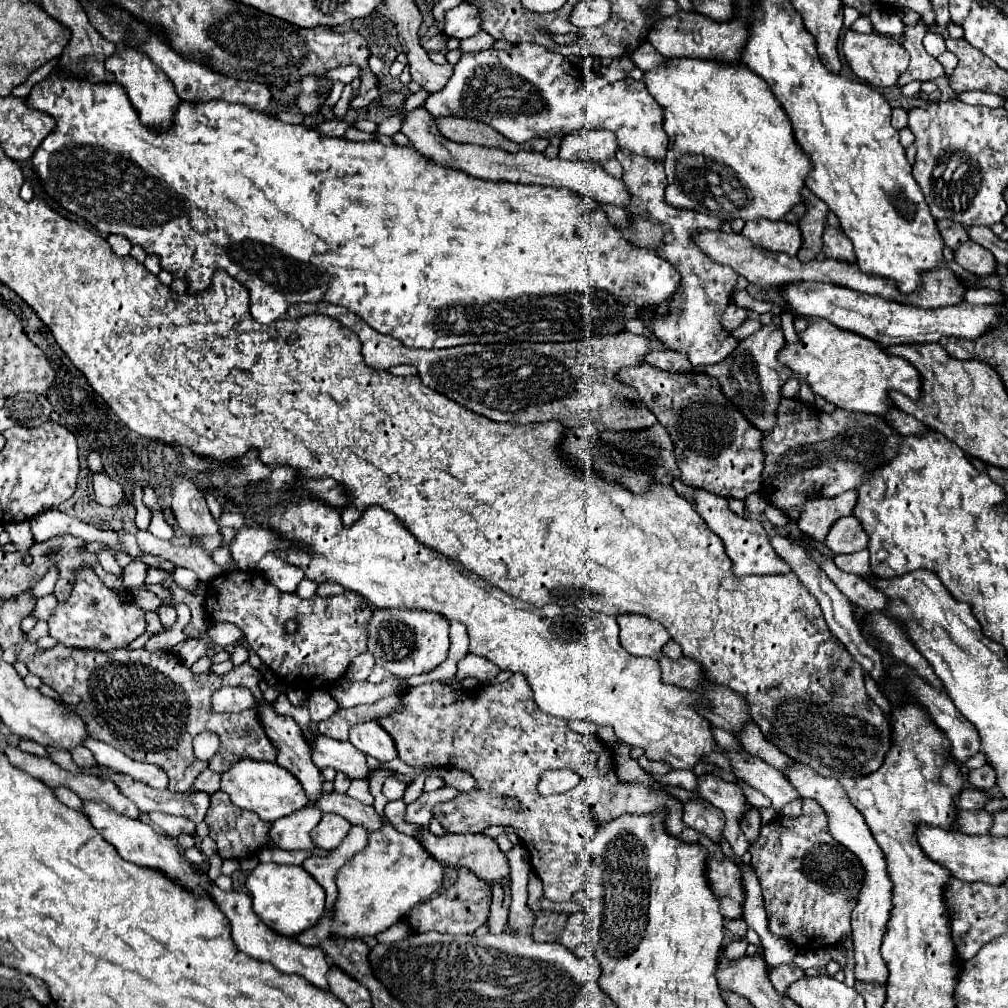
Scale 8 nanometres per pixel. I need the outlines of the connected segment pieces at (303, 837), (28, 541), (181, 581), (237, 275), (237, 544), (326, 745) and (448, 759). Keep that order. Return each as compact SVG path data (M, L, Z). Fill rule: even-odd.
M308 805L302 811L296 811L286 819L278 819L278 823L272 823L272 829L270 829L272 843L278 849L312 851L316 847L314 847L314 841L310 839L310 833L318 823L320 823L320 809L316 809L314 805Z
M29 522L22 523L6 523L4 529L10 535L12 542L16 545L16 551L20 551L24 555L24 559L28 561L30 555L30 547L34 545L34 537L32 537L32 531L30 531Z
M176 567L174 569L174 581L180 589L184 589L188 593L196 593L196 589L200 585L200 579L194 575L194 571L190 571L186 567Z
M46 77L36 83L28 95L28 105L42 109L56 119L56 129L42 141L32 157L46 193L56 199L64 209L90 221L102 235L120 233L126 235L132 245L142 245L146 253L160 255L162 269L174 273L174 277L188 279L188 291L200 293L210 285L212 273L224 269L230 277L240 281L250 291L250 315L258 323L272 323L280 319L286 309L300 301L328 301L342 305L360 315L372 329L384 335L392 335L406 347L446 349L466 343L566 343L588 339L594 335L616 335L624 331L624 323L630 319L644 319L644 315L662 317L670 311L674 295L682 287L682 275L672 263L660 259L658 253L642 247L634 247L622 239L622 233L610 223L608 215L592 199L582 199L566 189L518 185L508 181L484 181L470 177L464 171L436 165L412 147L382 145L380 141L348 141L338 137L318 137L314 129L302 125L282 123L274 117L258 113L246 105L234 105L226 101L212 101L192 105L182 101L174 125L164 131L150 131L138 121L138 113L128 101L126 91L118 83L78 83L68 77Z
M254 525L254 527L242 527L234 541L228 545L234 559L238 561L240 569L254 569L256 563L274 549L288 547L274 531Z
M318 735L314 741L312 759L320 769L332 767L336 771L350 775L352 779L368 781L370 775L374 773L374 769L368 767L366 755L362 751L358 751L348 741L336 741L324 735Z
M514 673L504 683L496 683L492 687L484 687L482 691L460 693L460 695L454 693L448 685L444 685L440 681L424 683L418 687L410 687L402 695L402 701L404 701L402 715L392 715L392 717L386 717L380 721L380 725L392 735L396 749L398 749L398 757L412 767L428 767L428 765L446 767L446 765L450 765L456 769L464 769L478 783L476 791L460 793L456 799L452 799L448 803L438 803L434 807L434 817L450 833L480 833L490 825L516 827L520 841L524 843L524 847L530 853L530 863L532 863L536 875L544 883L544 895L548 899L570 901L572 893L576 893L584 887L586 865L588 865L588 861L584 861L584 845L592 839L598 825L612 821L622 813L642 815L642 813L656 813L666 807L668 809L666 829L670 831L670 835L674 835L682 841L690 841L690 843L700 841L710 851L708 879L710 879L716 895L722 899L724 919L734 921L734 919L742 917L746 893L744 893L744 885L742 885L740 867L736 863L732 863L730 859L726 859L726 855L722 853L718 843L712 843L708 837L692 831L690 827L686 827L686 823L682 823L682 817L680 817L682 803L678 799L668 797L664 793L652 793L648 789L648 783L620 783L616 779L616 771L614 771L614 762L611 757L613 751L608 746L600 743L600 739L596 739L596 737L588 737L588 735L572 731L564 719L558 719L558 717L538 711L524 675ZM546 769L576 771L580 775L580 783L572 791L542 797L542 795L538 795L536 785L538 785L538 773L544 773ZM504 797L516 797L522 803L522 809L520 811L508 809L504 805Z

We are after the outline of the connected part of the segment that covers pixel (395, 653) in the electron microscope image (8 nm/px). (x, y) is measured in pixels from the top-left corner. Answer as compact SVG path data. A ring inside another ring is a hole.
M386 607L386 609L372 609L370 623L366 623L368 631L368 651L374 655L376 665L384 667L386 671L398 675L398 677L412 677L420 673L428 673L436 669L448 653L448 629L450 623L442 615L434 615L432 611L406 611L406 607Z

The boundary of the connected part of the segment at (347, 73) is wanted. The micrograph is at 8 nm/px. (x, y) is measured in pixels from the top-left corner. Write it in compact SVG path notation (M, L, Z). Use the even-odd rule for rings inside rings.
M338 67L336 71L330 71L330 81L334 81L334 83L340 81L340 83L348 85L354 79L358 79L358 75L360 75L358 67Z

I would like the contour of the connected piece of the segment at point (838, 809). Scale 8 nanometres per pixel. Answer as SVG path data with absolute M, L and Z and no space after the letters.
M796 763L796 765L788 767L786 777L790 779L790 783L798 789L798 793L804 799L808 799L808 797L816 799L824 807L824 811L828 815L828 827L830 827L832 837L836 841L840 841L846 849L850 849L860 859L860 863L862 863L862 867L866 871L864 887L862 887L862 891L858 895L858 905L852 911L852 921L854 921L854 925L852 925L852 943L854 943L854 959L856 959L854 975L856 975L856 981L884 983L884 987L886 987L886 983L888 983L888 967L886 967L886 963L882 959L880 943L882 943L886 921L888 921L890 909L892 909L892 903L890 903L892 881L890 881L890 877L886 873L886 861L884 861L882 849L874 841L864 817L860 815L860 811L850 803L846 791L838 783L838 779L822 777L804 763Z

